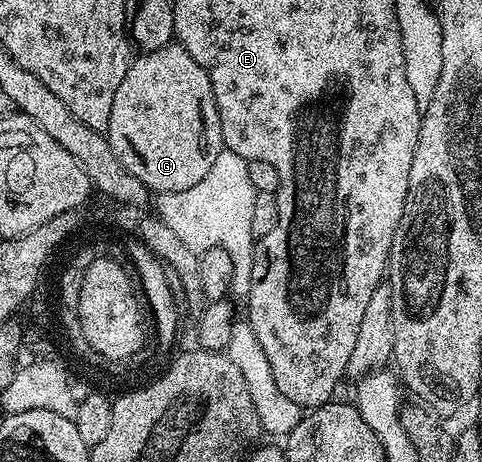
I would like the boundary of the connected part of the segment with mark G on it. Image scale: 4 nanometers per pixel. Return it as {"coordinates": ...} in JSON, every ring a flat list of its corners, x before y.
{"coordinates":[[177,42,138,55,115,90,107,135,113,156,150,193,191,190,203,182,225,142,209,72]]}

